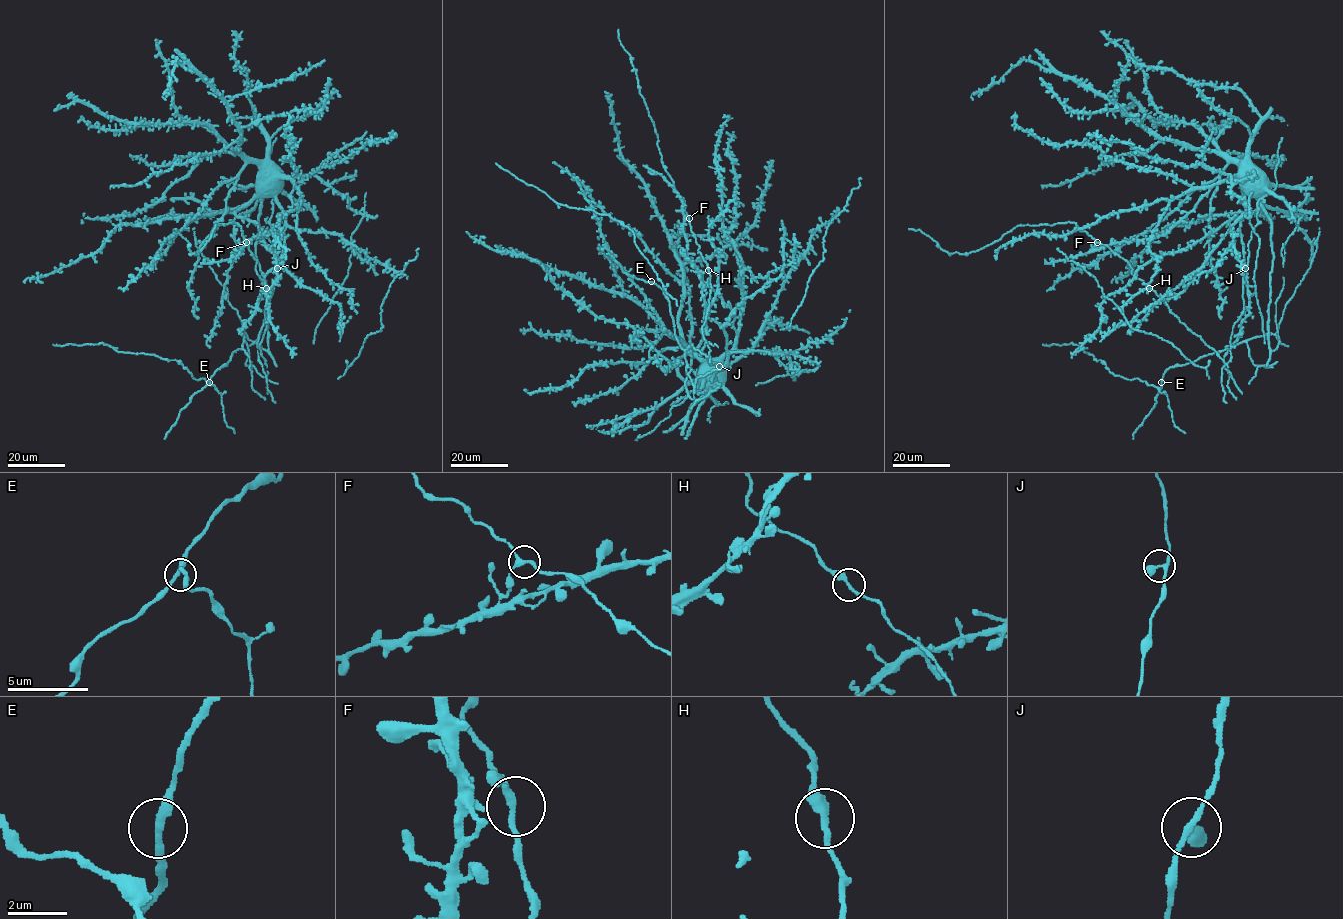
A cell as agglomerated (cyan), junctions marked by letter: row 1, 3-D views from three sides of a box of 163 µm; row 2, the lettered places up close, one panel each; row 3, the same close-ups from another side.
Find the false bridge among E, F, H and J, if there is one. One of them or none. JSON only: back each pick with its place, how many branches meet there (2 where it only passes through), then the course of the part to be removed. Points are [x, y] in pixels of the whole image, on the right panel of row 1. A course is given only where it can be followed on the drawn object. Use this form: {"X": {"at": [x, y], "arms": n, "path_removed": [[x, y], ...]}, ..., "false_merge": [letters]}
{"false_merge": []}

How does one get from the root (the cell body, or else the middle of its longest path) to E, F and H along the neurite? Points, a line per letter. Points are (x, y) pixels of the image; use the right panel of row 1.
E: (1253, 168), (1271, 223), (1269, 348), (1279, 344), (1274, 334), (1253, 337), (1170, 366), (1161, 382)
F: (1253, 168), (1245, 165), (1237, 173), (1216, 183), (1164, 234), (1096, 248), (1097, 242)
H: (1253, 168), (1245, 165), (1216, 183), (1164, 234), (1099, 248), (1094, 244), (1107, 245), (1149, 288)

